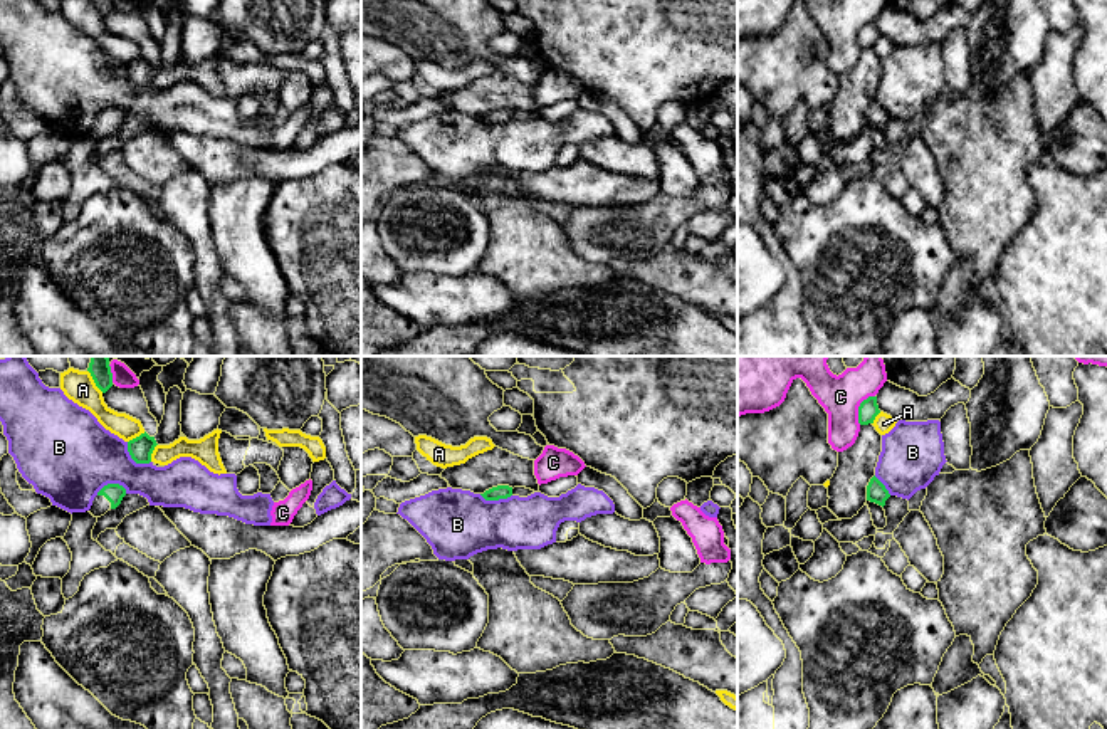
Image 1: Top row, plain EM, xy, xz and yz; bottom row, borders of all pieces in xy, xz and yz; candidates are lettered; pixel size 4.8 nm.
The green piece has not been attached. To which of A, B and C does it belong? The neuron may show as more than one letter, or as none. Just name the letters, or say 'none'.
none

